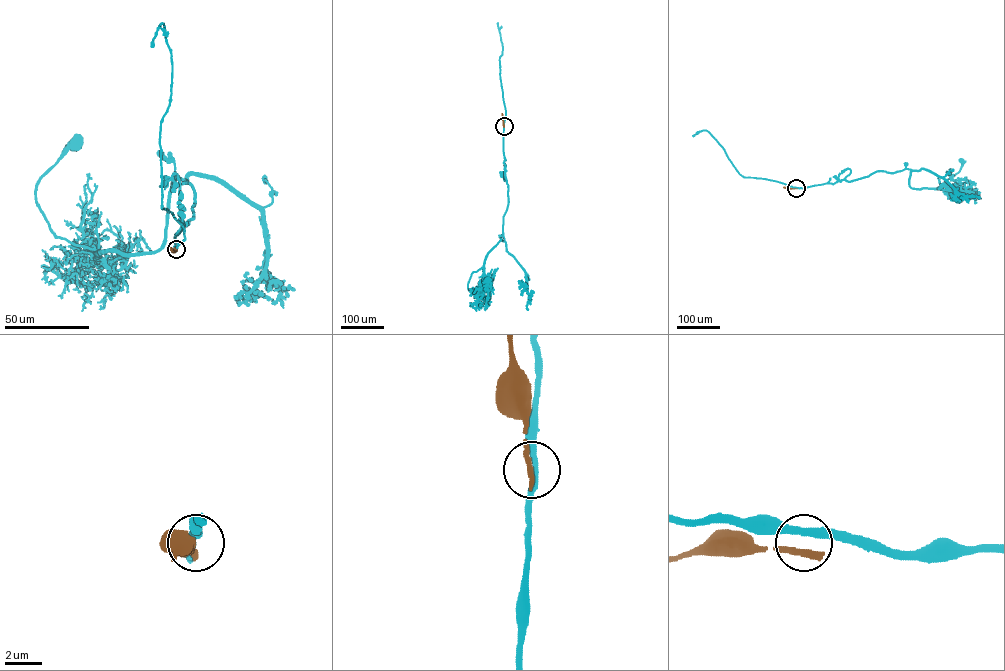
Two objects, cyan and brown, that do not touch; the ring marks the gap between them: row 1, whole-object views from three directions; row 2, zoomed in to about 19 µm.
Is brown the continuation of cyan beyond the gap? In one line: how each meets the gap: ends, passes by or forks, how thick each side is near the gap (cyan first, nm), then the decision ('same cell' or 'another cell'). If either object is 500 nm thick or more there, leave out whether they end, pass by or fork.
cyan passes by; brown ends; calibres 340 and 440 nm; another cell

